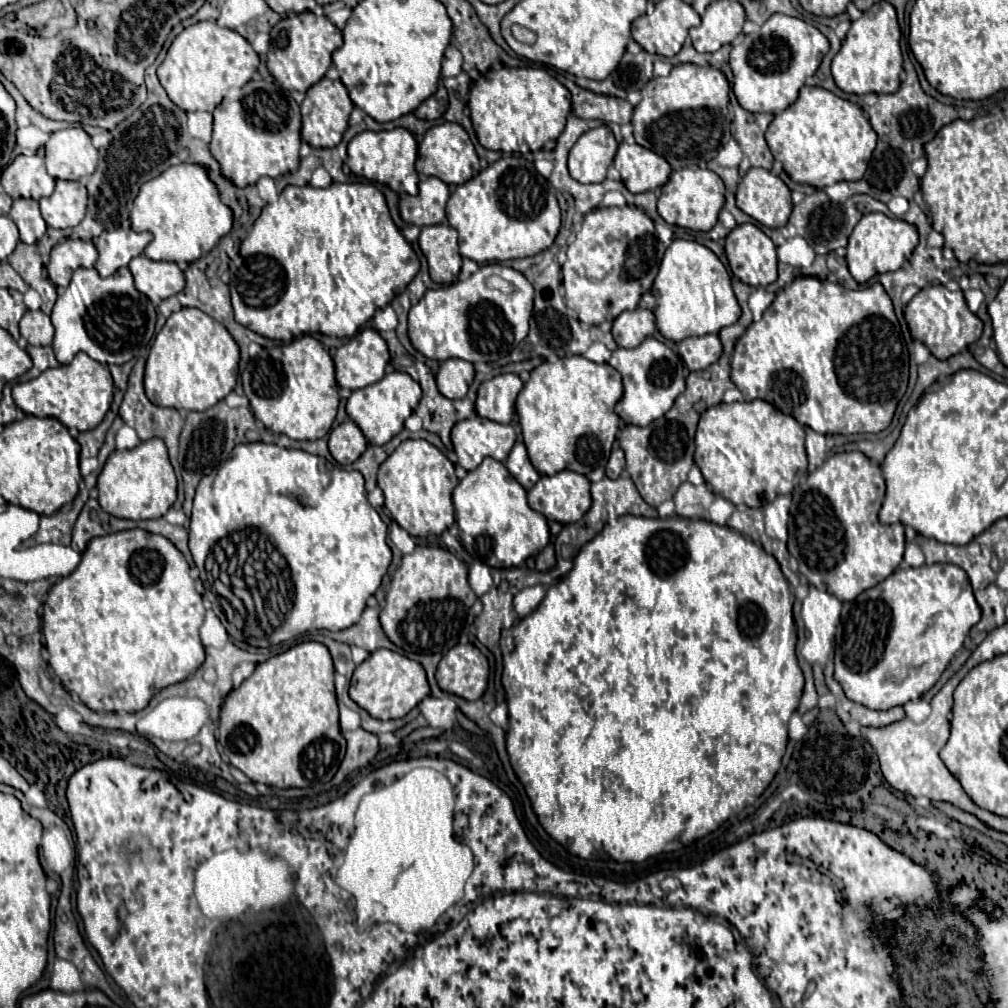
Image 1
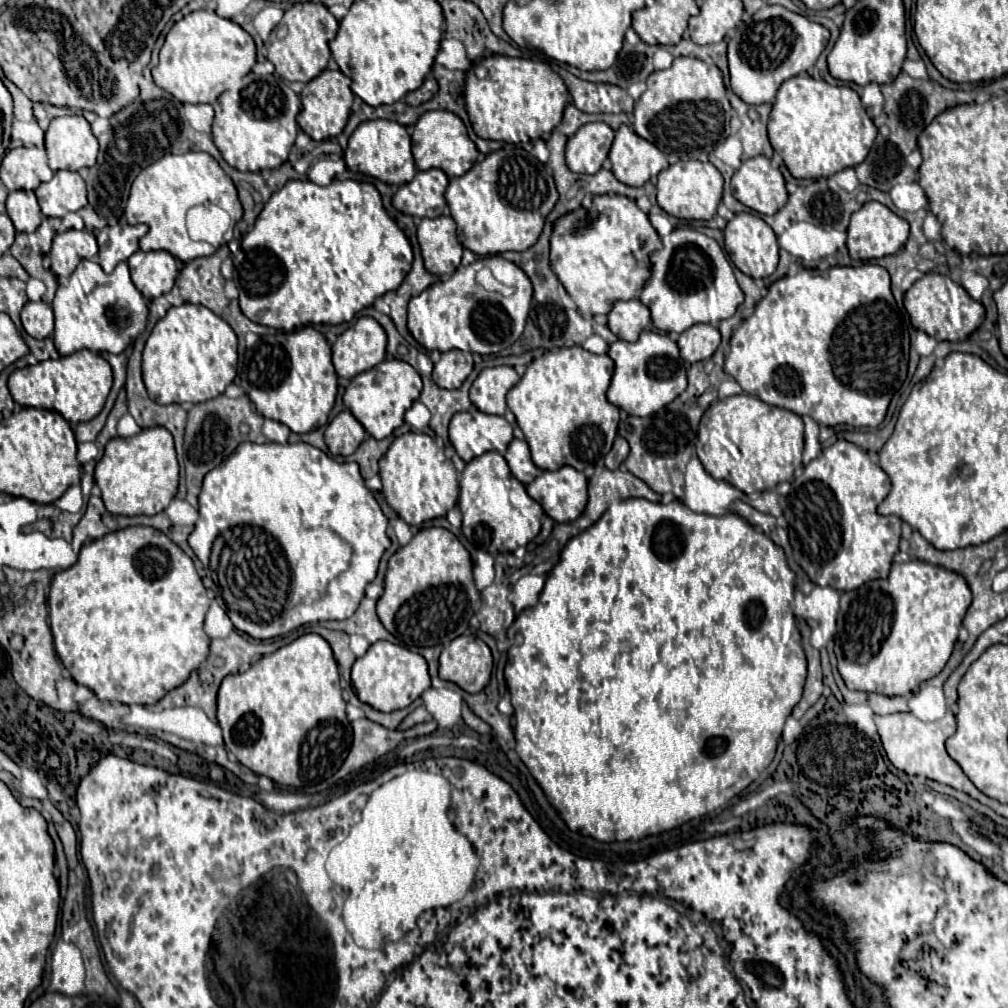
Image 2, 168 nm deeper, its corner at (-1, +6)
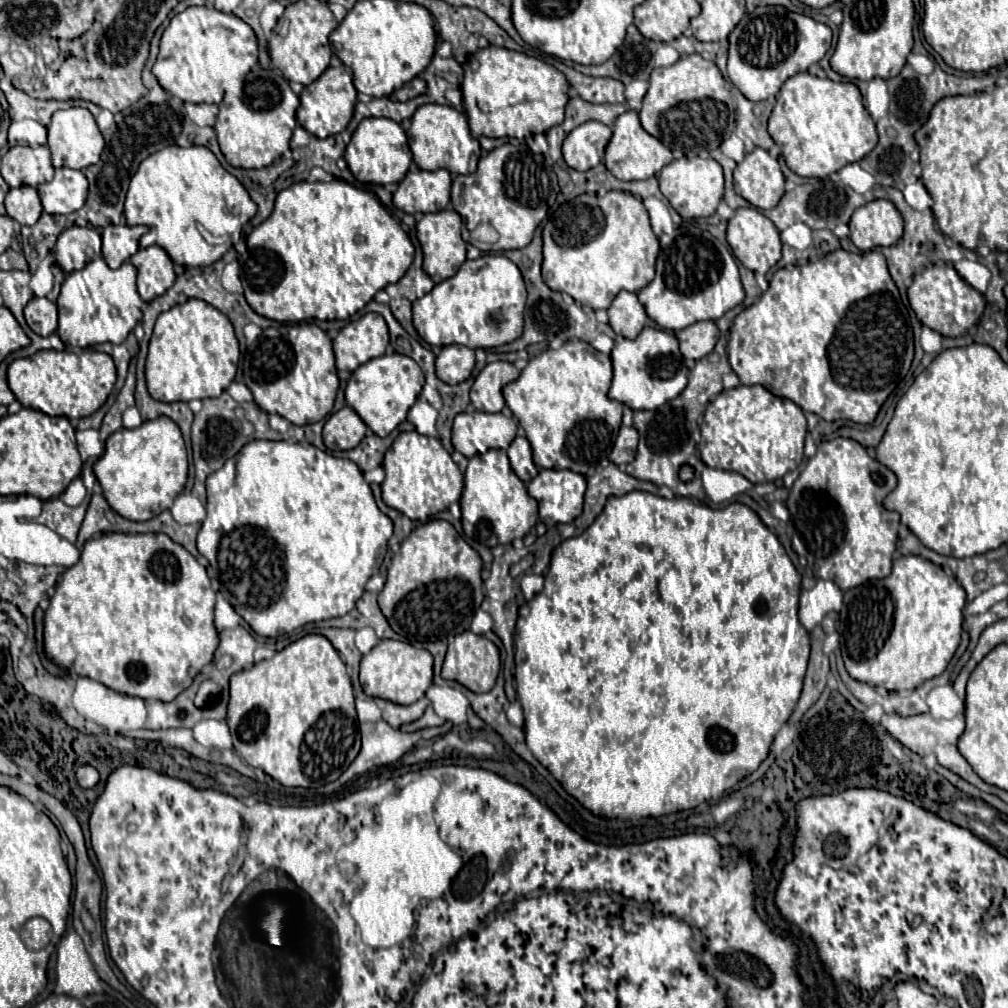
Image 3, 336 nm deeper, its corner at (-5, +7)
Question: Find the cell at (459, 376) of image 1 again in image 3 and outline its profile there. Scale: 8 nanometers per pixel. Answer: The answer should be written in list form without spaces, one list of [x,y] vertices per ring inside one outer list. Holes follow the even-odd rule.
[[[457,344],[445,346],[435,362],[437,376],[451,386],[465,382],[471,376],[473,366],[475,366],[475,352],[467,346]]]

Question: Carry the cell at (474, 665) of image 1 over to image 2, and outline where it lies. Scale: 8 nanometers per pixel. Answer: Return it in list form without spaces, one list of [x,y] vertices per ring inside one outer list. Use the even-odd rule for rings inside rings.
[[[475,635],[455,637],[441,651],[439,663],[439,677],[457,683],[467,693],[483,691],[493,671],[491,649]]]

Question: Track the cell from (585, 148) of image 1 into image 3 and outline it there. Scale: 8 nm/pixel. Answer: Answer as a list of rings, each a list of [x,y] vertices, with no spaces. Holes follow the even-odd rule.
[[[585,122],[577,126],[563,142],[563,158],[573,170],[595,168],[613,136],[613,130],[601,122]]]

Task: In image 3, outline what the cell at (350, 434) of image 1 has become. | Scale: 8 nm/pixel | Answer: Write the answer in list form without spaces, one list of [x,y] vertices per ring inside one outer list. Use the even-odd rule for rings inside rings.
[[[349,406],[331,414],[323,426],[323,442],[329,450],[351,450],[355,448],[367,432],[365,422]]]

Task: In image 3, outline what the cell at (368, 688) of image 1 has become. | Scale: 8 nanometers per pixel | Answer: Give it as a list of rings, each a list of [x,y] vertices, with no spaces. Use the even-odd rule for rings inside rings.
[[[379,640],[379,644],[367,656],[361,658],[359,680],[367,696],[407,706],[423,698],[429,684],[433,682],[433,656],[427,650],[413,648],[407,642]]]

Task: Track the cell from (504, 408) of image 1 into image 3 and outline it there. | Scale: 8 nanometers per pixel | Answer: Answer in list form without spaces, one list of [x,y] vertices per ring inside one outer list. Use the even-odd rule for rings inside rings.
[[[509,362],[487,364],[471,388],[471,404],[481,412],[501,412],[505,406],[503,386],[517,380],[519,370]]]

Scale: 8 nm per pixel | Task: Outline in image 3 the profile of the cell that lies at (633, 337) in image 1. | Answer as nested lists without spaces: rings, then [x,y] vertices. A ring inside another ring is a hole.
[[[619,292],[607,312],[611,328],[623,338],[639,336],[647,324],[647,312],[633,292]]]

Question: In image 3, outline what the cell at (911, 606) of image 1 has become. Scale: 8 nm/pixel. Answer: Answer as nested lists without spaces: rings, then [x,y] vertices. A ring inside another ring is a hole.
[[[901,556],[893,560],[893,572],[887,578],[869,580],[863,586],[847,590],[843,596],[839,636],[841,656],[849,676],[871,686],[883,686],[889,692],[915,690],[925,680],[939,676],[945,672],[961,642],[965,602],[967,596],[963,586],[941,566],[921,556]]]

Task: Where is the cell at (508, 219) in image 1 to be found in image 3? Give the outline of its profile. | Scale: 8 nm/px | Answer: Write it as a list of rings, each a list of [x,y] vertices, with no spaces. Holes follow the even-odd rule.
[[[507,142],[481,158],[473,174],[453,178],[451,204],[481,252],[501,252],[525,248],[533,240],[535,228],[547,216],[549,202],[557,192],[559,184],[553,166],[541,154],[533,154],[525,144]]]

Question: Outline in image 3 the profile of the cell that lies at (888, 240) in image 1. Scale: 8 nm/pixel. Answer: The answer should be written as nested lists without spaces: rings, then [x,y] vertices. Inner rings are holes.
[[[871,200],[853,212],[849,228],[851,242],[867,252],[877,246],[895,246],[903,236],[905,220],[893,202]]]

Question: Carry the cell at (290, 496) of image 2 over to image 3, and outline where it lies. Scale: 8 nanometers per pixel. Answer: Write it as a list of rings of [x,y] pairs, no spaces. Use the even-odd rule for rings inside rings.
[[[251,440],[205,483],[206,517],[197,550],[209,560],[221,584],[221,596],[259,636],[275,638],[309,622],[345,616],[365,592],[367,580],[379,572],[393,522],[377,508],[355,462],[327,456],[311,444]]]

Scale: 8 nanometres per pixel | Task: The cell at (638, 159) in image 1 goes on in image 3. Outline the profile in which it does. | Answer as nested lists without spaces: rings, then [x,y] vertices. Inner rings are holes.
[[[627,110],[625,114],[621,114],[615,120],[613,136],[611,136],[611,140],[607,144],[607,152],[605,152],[605,166],[615,178],[619,178],[619,180],[645,180],[645,178],[655,176],[671,160],[673,160],[671,150],[665,148],[659,140],[655,140],[651,134],[647,134],[641,128],[639,116],[635,110]]]

